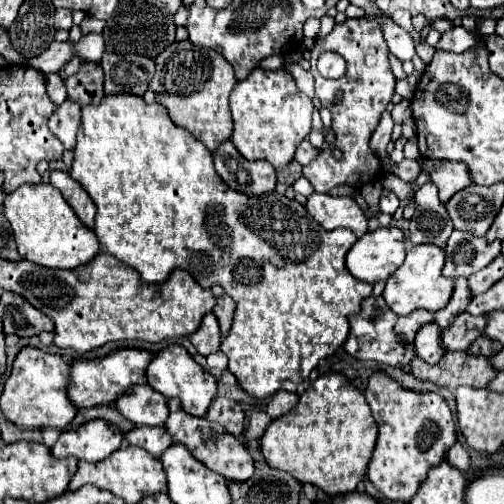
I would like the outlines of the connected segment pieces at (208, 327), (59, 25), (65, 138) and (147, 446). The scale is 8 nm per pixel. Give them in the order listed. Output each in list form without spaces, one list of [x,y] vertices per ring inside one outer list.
[[[207,313],[203,317],[201,327],[197,329],[197,333],[191,335],[191,343],[201,355],[209,355],[209,353],[219,349],[221,329],[219,329],[219,321],[217,321],[217,317],[213,313]]]
[[[57,9],[57,11],[55,11],[55,29],[65,29],[65,31],[69,31],[71,25],[73,25],[71,11],[69,11],[69,9]]]
[[[65,99],[65,103],[59,105],[55,113],[49,117],[49,129],[53,135],[61,139],[65,149],[75,147],[75,133],[79,129],[79,121],[81,121],[81,107],[71,99]]]
[[[133,427],[125,435],[125,441],[129,445],[143,447],[153,457],[159,457],[163,453],[163,449],[167,449],[173,443],[171,435],[165,431],[165,427]]]

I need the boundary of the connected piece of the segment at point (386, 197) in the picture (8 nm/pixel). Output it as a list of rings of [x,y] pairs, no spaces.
[[[386,189],[382,190],[381,195],[379,199],[380,211],[393,215],[397,211],[397,207],[399,207],[399,199],[397,199],[397,196],[392,191]]]

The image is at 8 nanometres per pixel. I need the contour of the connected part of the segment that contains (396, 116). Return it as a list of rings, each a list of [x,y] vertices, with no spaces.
[[[403,99],[401,102],[395,104],[393,110],[391,111],[391,116],[395,124],[403,124],[405,121],[412,118],[410,101]]]

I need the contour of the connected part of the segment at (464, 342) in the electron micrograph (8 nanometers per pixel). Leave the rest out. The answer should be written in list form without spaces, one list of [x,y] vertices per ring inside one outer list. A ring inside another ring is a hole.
[[[461,313],[455,323],[441,333],[441,345],[445,351],[467,351],[469,345],[481,337],[487,325],[485,317],[471,317],[469,313]]]

